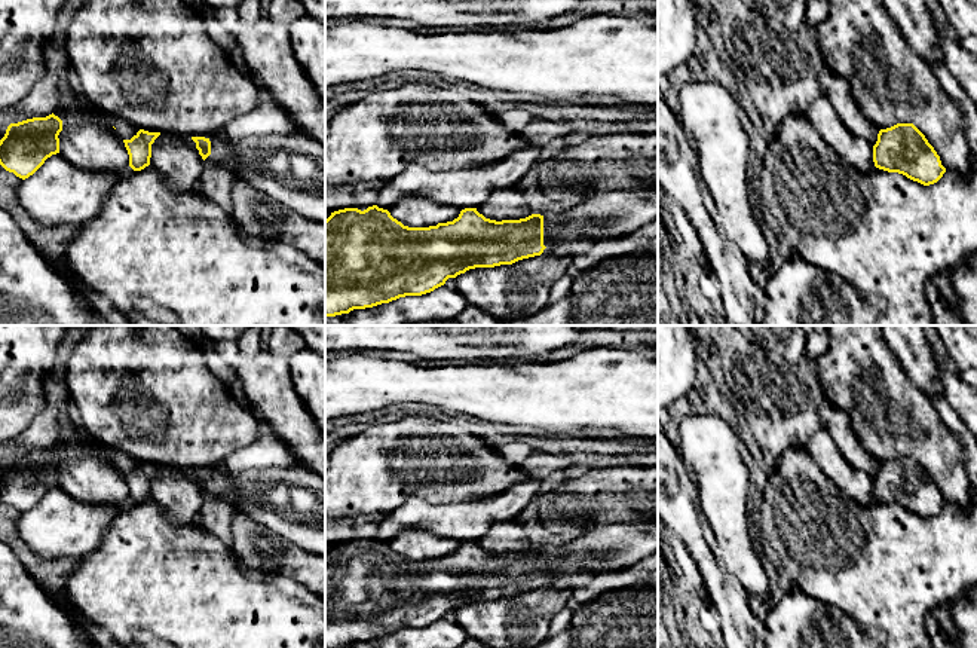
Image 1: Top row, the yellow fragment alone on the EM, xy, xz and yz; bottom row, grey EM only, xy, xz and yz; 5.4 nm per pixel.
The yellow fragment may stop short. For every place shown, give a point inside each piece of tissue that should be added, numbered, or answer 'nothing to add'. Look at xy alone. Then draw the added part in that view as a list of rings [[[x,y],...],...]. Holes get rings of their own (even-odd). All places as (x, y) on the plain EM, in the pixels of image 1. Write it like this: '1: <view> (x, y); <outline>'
nothing to add

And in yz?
nothing to add

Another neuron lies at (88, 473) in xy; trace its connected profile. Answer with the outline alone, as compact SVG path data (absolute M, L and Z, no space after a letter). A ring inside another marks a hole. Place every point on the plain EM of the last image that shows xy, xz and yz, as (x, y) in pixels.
M68 418L59 424L53 447L62 453L59 487L67 495L92 505L114 505L120 510L126 507L129 487L123 471L113 461L113 450L92 435L82 440Z

